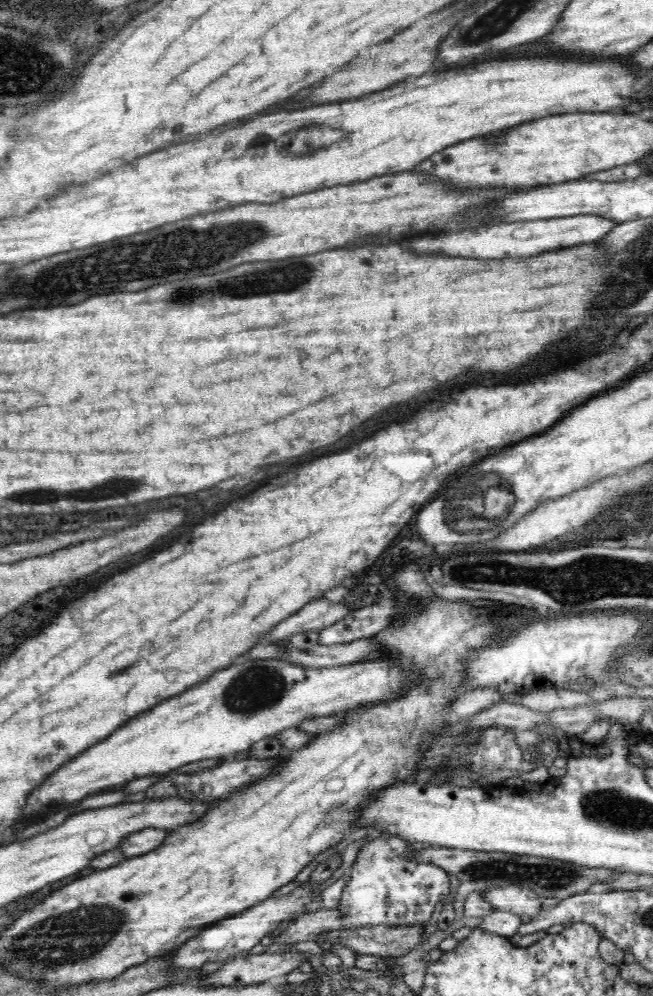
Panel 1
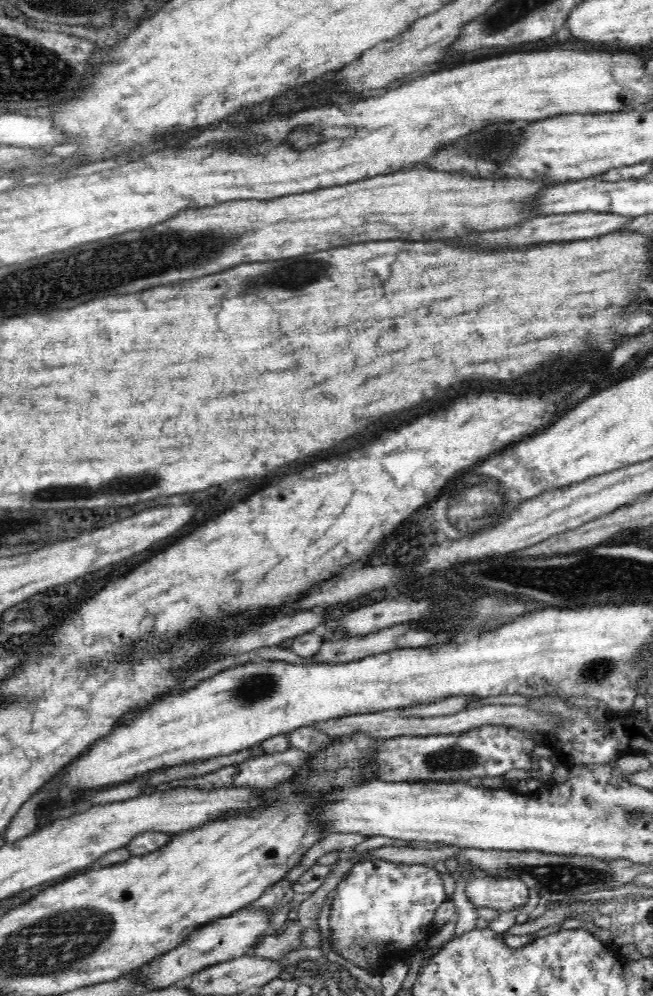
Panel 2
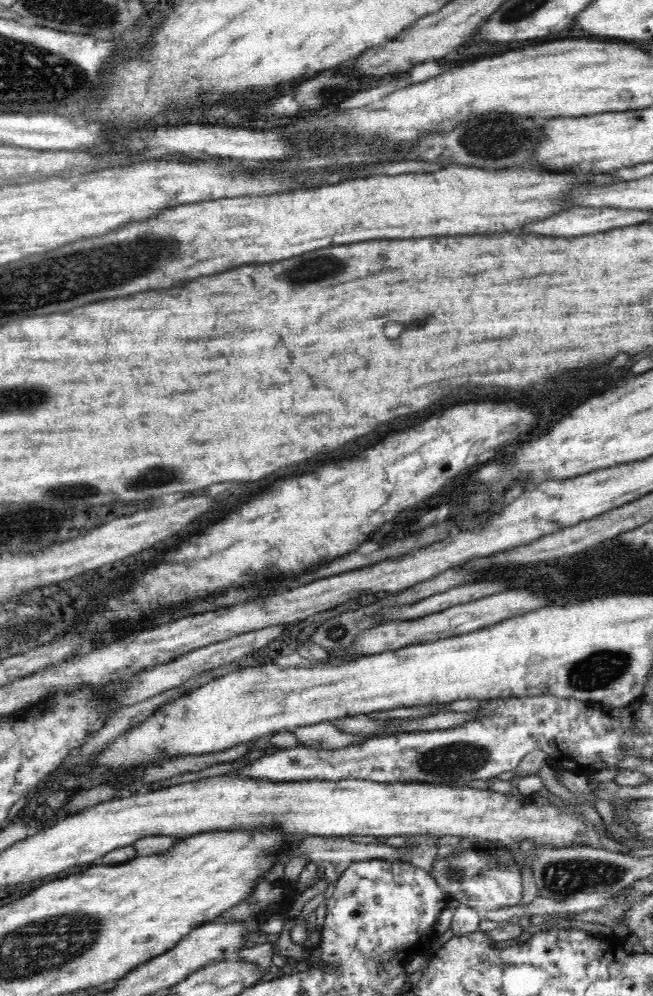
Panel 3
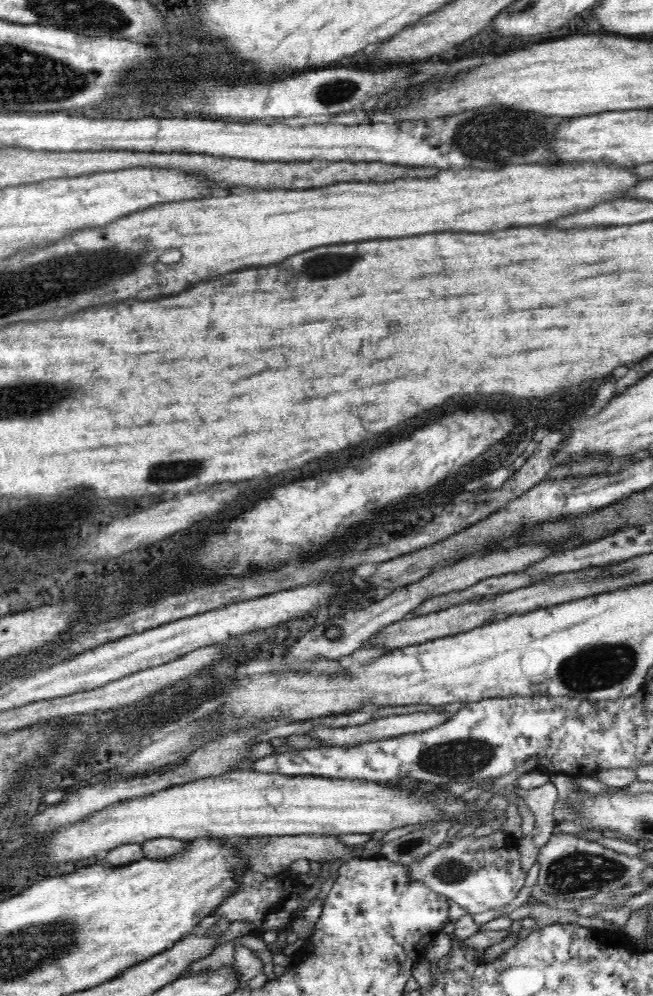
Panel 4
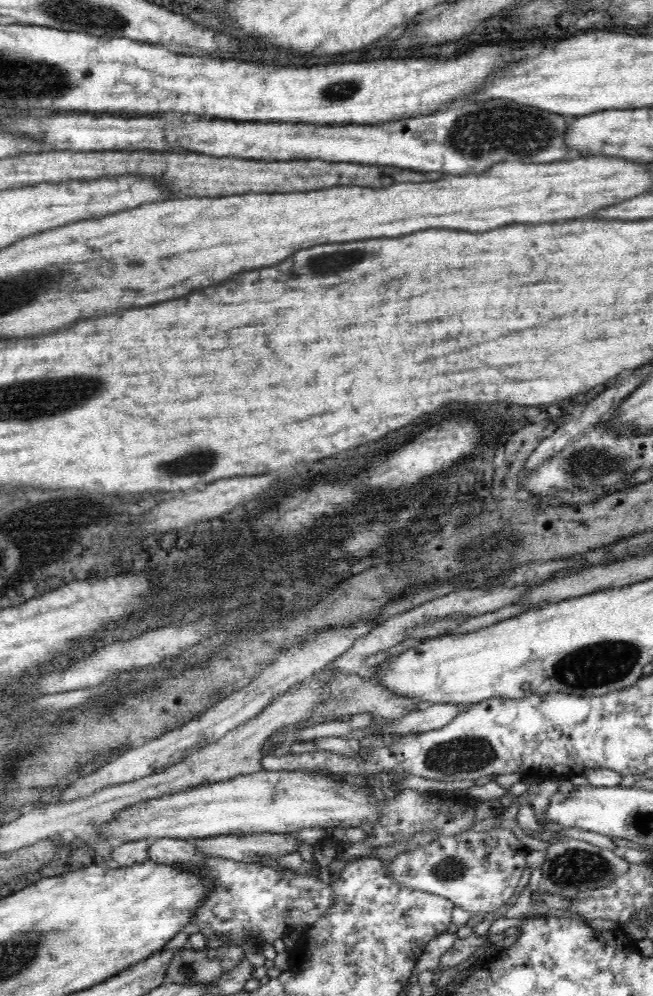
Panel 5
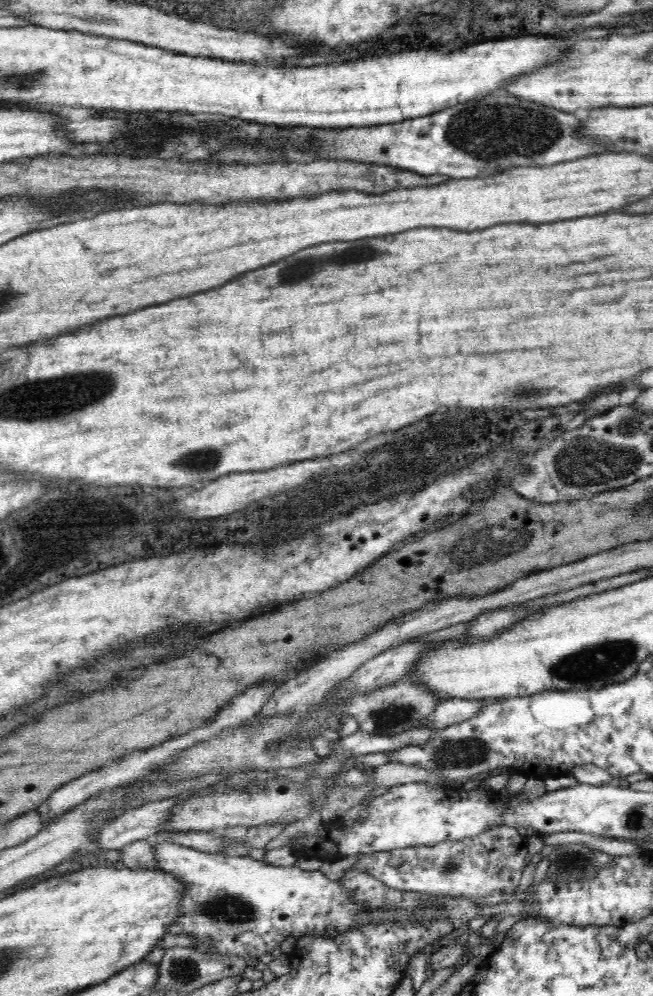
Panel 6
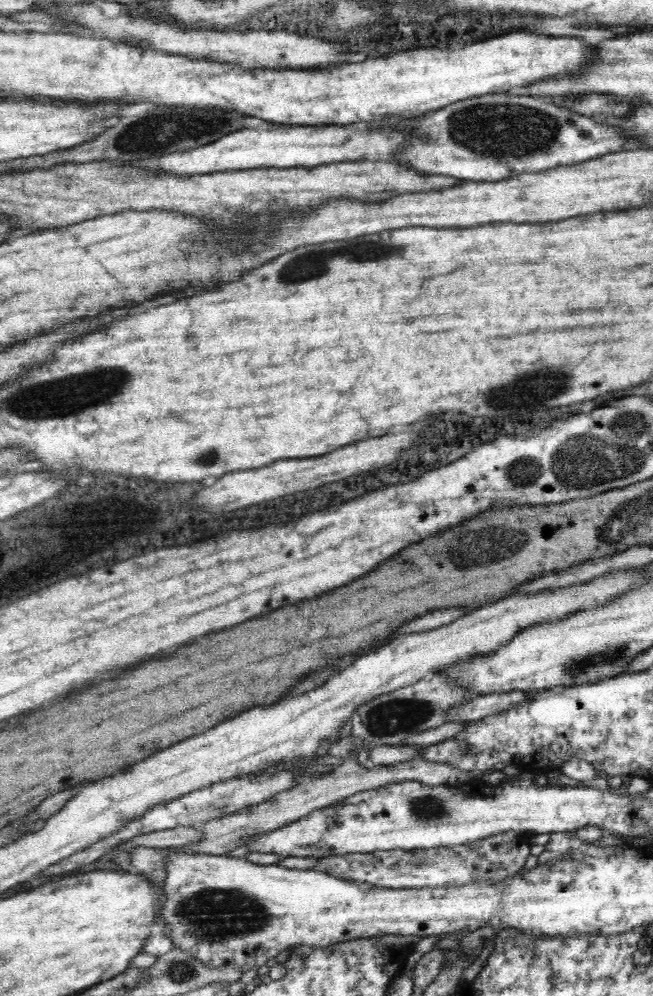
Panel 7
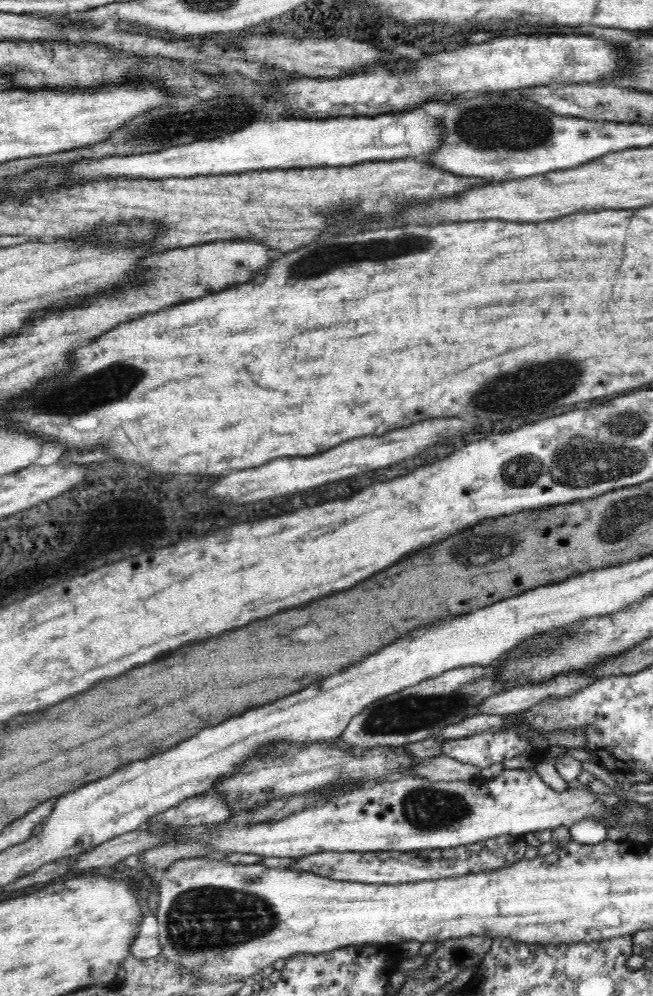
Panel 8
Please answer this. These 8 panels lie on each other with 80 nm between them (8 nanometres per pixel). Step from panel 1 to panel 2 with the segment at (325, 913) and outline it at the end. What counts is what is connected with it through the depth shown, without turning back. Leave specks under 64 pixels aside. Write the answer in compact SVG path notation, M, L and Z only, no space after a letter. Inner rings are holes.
M300 924L288 925L278 932L270 932L265 935L259 945L248 950L247 954L259 956L268 960L279 960L291 950L296 950L301 945Z

